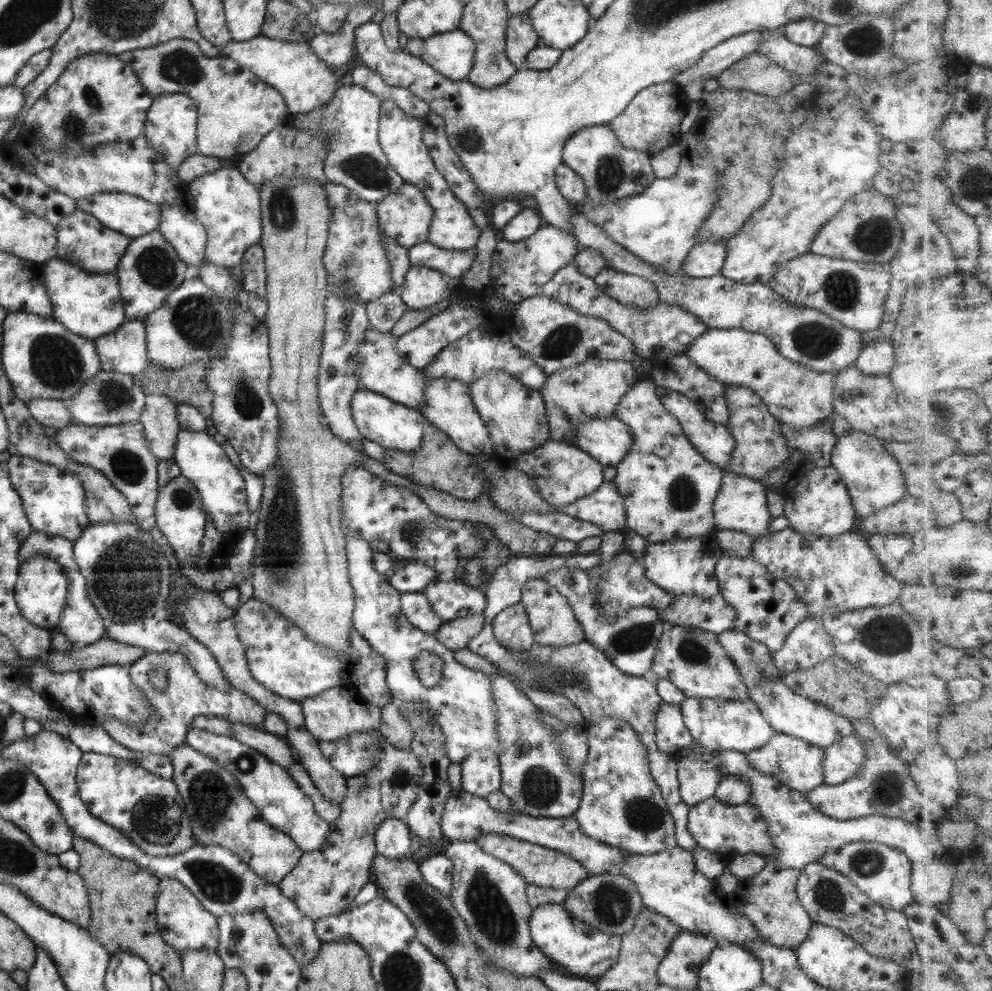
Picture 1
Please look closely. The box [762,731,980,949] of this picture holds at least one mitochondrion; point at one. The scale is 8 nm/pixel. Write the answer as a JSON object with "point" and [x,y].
{"point":[887,789]}

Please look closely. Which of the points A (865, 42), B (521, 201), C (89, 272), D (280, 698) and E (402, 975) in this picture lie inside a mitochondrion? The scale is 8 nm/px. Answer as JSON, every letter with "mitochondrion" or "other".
{"A":"mitochondrion","B":"other","C":"other","D":"other","E":"mitochondrion"}

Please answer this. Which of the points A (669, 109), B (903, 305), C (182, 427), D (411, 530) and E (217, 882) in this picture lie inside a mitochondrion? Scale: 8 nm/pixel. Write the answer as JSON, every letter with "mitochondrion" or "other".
{"A":"other","B":"other","C":"other","D":"mitochondrion","E":"mitochondrion"}

